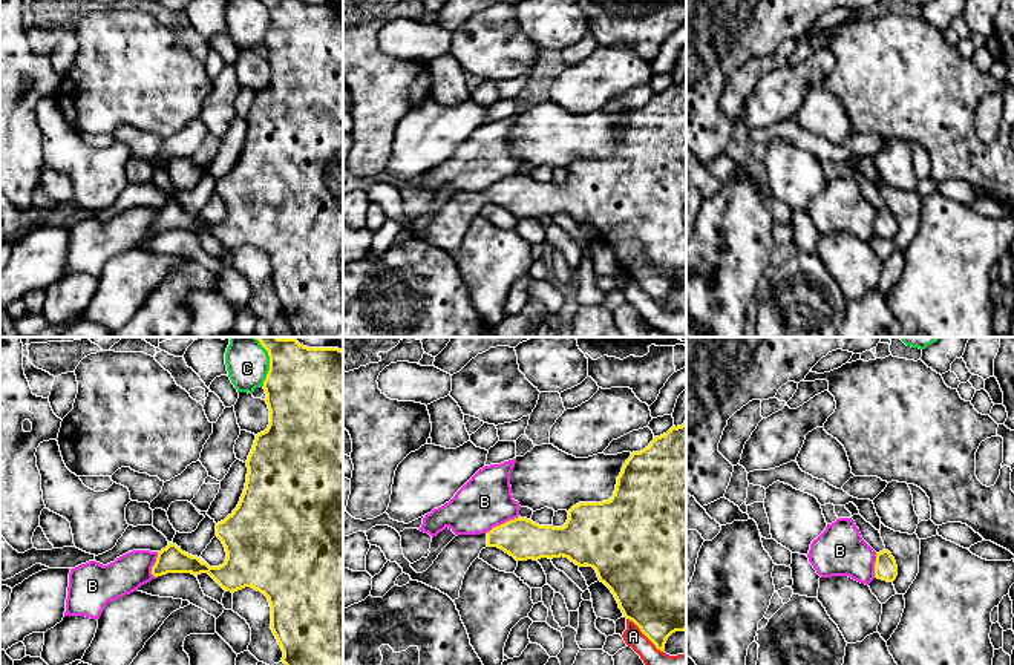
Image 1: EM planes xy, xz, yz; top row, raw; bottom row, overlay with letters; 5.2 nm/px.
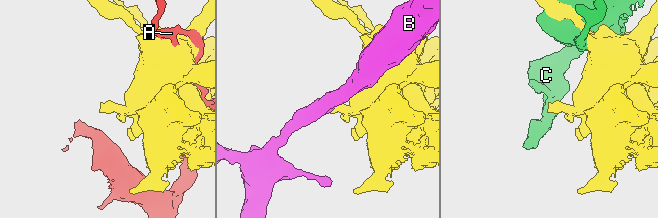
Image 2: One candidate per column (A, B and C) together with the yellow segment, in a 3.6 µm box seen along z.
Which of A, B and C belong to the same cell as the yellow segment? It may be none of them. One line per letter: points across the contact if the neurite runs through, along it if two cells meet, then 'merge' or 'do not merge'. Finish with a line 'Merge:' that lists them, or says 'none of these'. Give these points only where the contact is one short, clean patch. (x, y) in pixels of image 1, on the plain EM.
A: do not merge
B: border xz (518, 172), (486, 189); do not merge
C: do not merge
Merge: none of these

